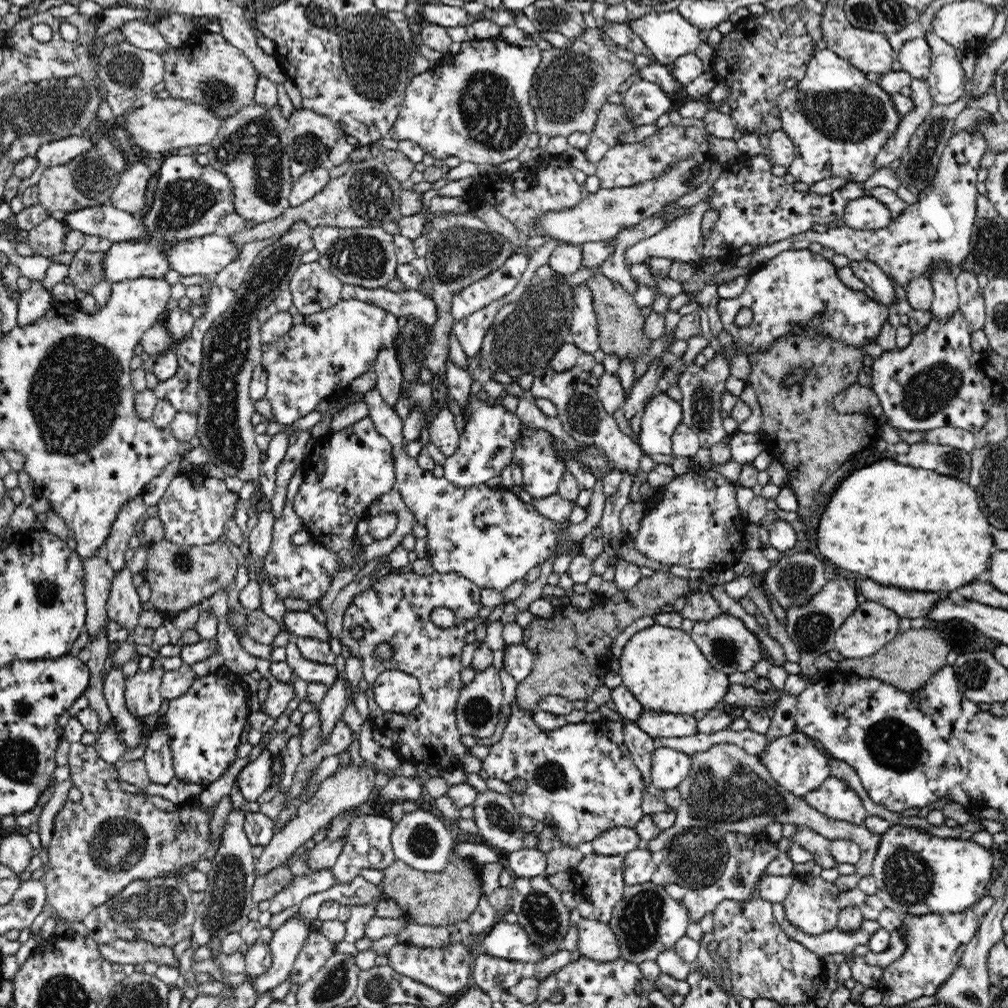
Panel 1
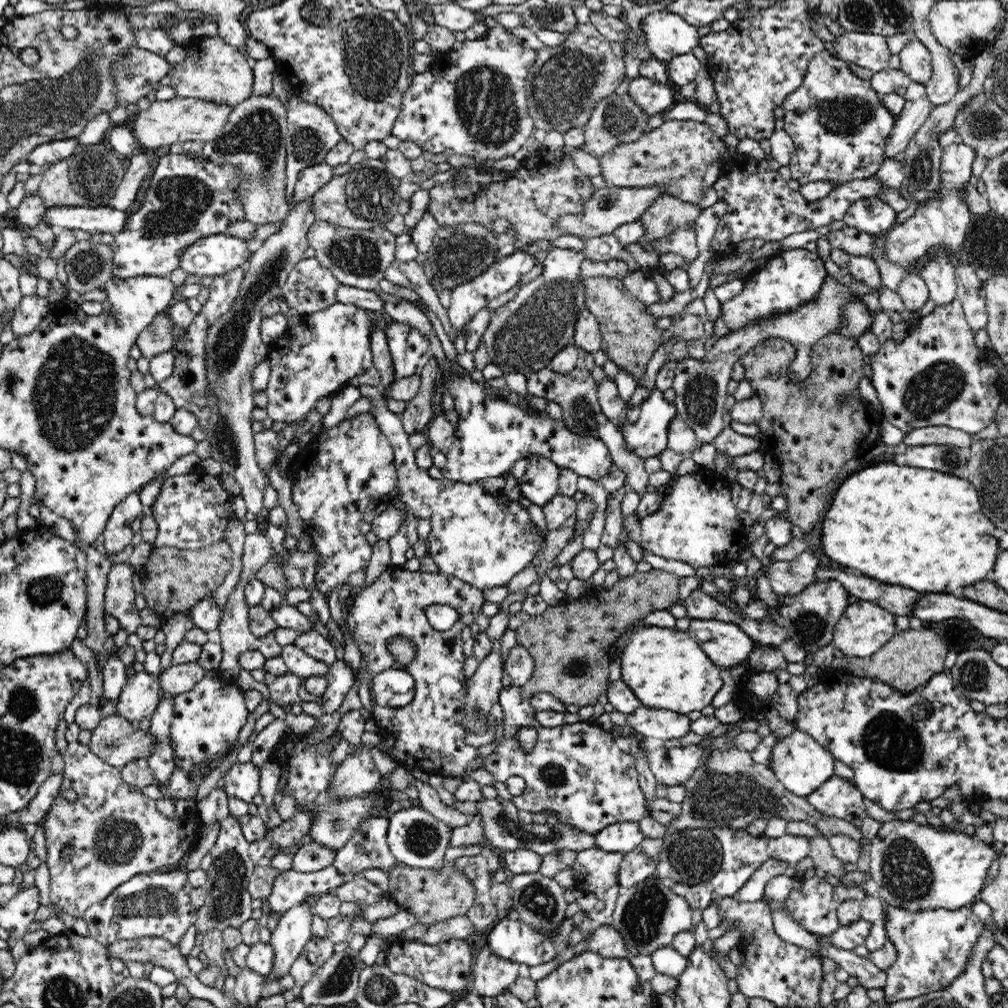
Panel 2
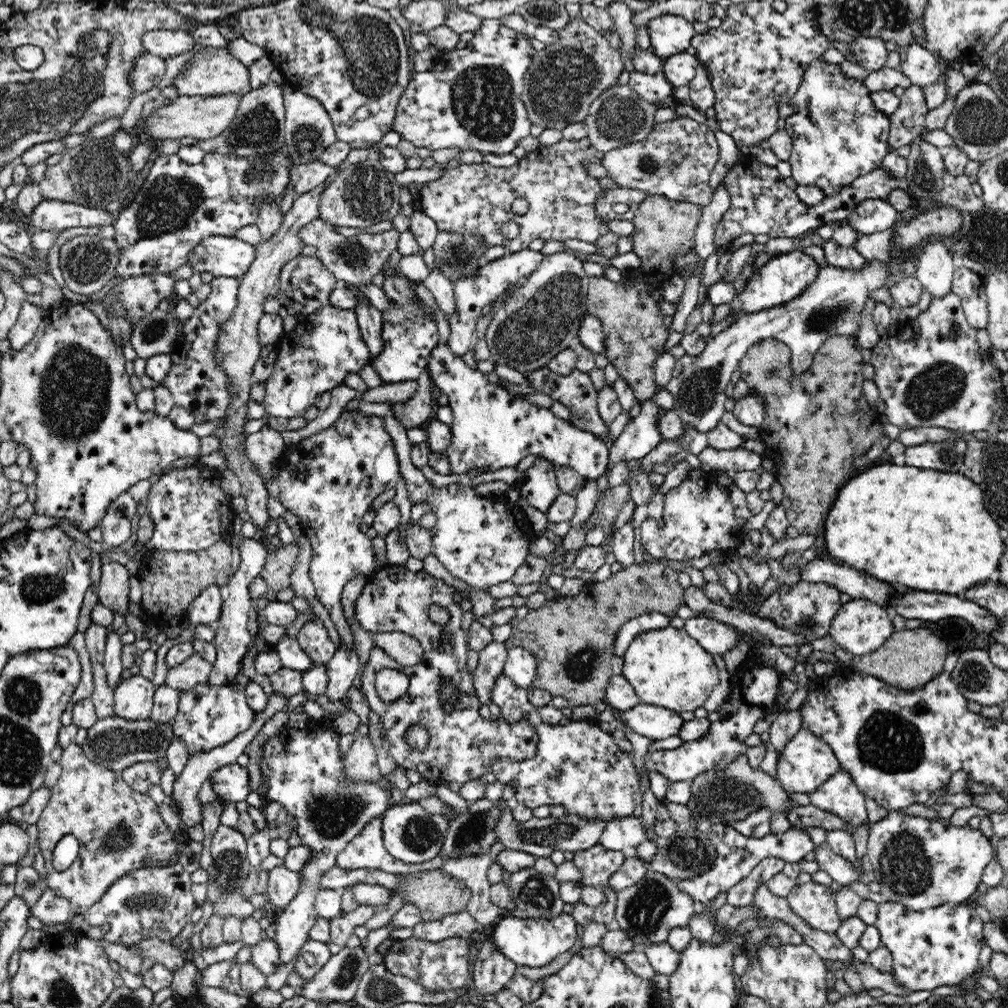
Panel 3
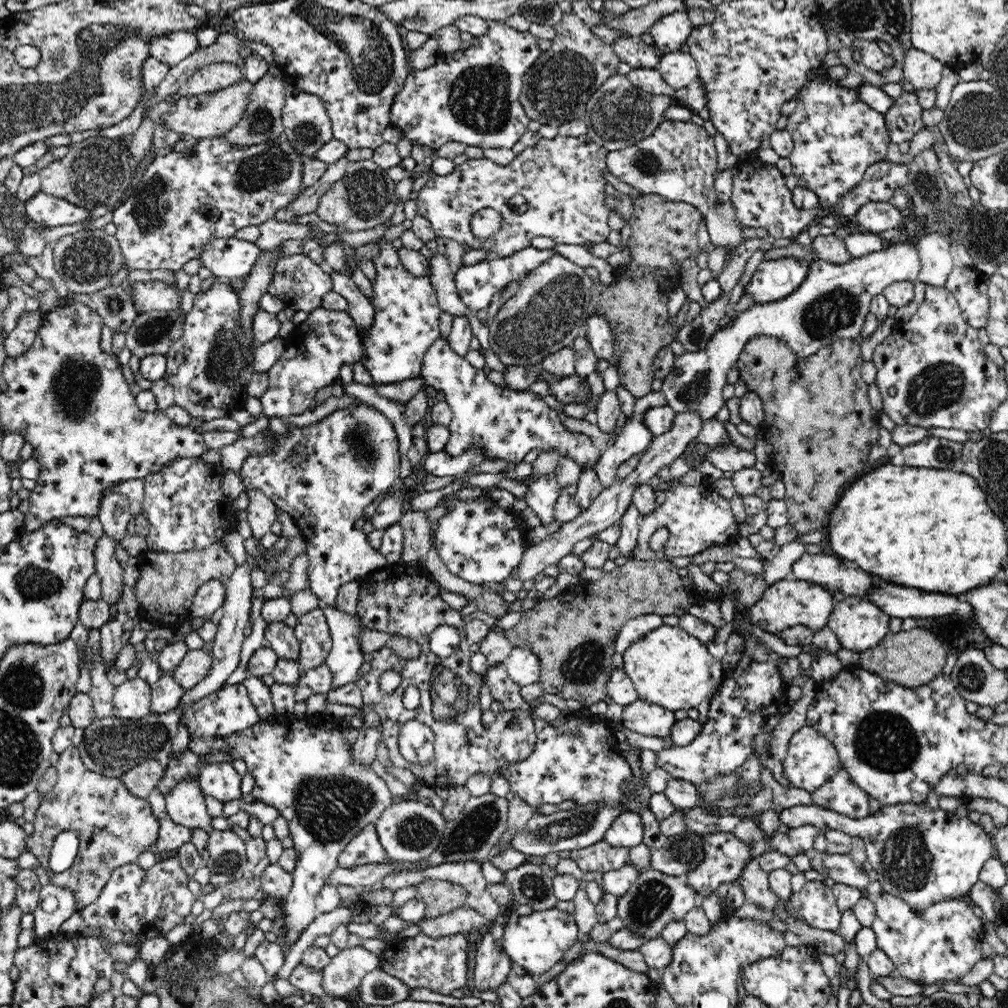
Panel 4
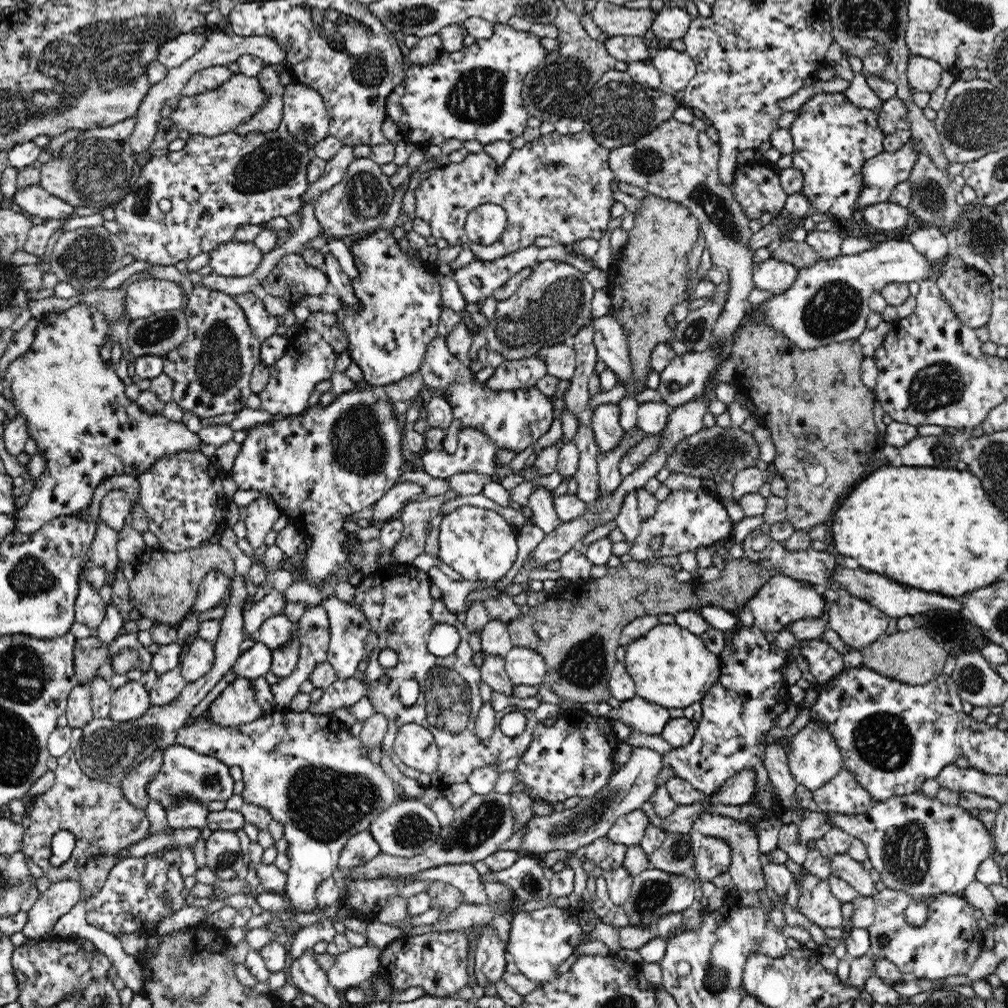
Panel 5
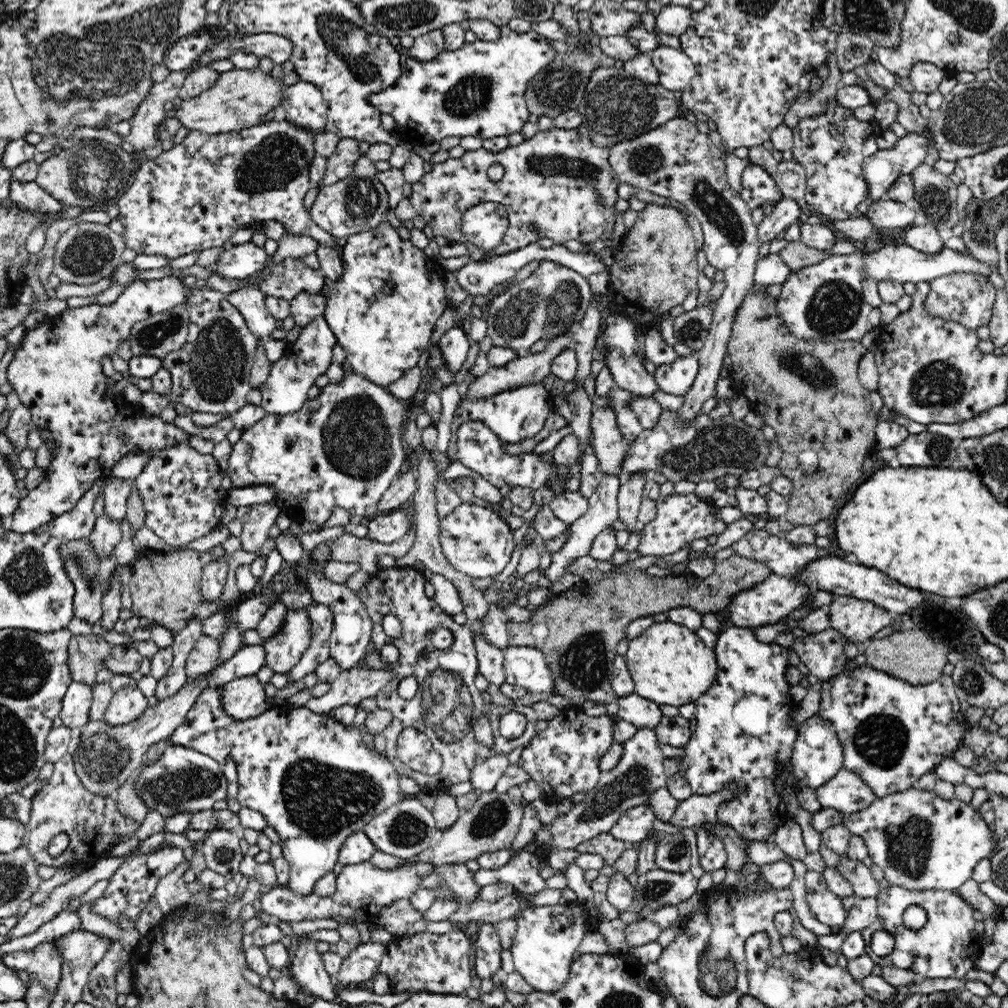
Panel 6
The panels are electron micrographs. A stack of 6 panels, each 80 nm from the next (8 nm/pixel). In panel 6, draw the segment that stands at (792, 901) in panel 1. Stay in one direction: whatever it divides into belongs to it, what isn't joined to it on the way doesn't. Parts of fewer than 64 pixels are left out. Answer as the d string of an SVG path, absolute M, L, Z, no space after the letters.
M807 870L805 874L806 900L816 920L833 929L842 928L848 911L840 896L826 884L821 872Z

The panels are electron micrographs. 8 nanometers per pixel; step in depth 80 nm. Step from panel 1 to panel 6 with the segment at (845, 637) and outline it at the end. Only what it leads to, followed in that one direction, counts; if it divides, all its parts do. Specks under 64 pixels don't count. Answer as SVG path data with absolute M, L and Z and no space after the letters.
M851 596L834 597L829 605L831 628L841 632L850 643L863 646L876 632L893 626L895 616L868 600Z

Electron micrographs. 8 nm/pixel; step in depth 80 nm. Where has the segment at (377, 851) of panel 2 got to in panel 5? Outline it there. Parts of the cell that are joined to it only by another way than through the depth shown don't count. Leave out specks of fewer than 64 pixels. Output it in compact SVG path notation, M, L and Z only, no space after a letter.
M368 829L363 830L352 835L352 838L344 844L339 857L339 866L344 870L363 866L380 854L380 851L379 844L370 835L370 831Z

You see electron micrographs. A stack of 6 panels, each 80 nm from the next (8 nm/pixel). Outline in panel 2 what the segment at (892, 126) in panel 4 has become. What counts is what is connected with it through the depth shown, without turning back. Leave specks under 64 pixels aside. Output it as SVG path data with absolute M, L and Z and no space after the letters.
M914 81L908 85L904 101L904 109L896 116L892 133L886 140L886 159L894 159L899 152L906 149L910 140L929 118L933 108L924 85Z

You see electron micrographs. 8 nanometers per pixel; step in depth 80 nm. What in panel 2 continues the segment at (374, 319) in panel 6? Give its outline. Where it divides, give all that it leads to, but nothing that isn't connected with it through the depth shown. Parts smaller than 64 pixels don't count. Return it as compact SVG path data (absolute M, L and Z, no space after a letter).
M393 319L389 320L384 331L388 341L388 349L390 349L390 355L392 355L392 371L395 375L395 381L413 375L420 376L428 360L433 357L429 338L417 328L412 328Z

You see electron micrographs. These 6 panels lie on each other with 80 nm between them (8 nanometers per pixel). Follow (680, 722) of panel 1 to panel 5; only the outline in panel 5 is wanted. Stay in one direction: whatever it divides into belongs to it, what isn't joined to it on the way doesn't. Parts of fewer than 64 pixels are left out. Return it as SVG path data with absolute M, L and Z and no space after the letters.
M638 695L624 700L619 706L619 720L635 732L646 735L660 735L670 719L665 707L648 702Z

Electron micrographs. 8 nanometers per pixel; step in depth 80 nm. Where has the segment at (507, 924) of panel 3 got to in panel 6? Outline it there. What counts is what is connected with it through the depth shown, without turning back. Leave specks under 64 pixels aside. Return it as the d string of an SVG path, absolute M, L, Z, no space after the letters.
M580 903L567 905L528 906L517 917L518 929L511 946L511 954L518 971L532 990L554 994L565 987L574 952L584 935L593 929L593 919Z

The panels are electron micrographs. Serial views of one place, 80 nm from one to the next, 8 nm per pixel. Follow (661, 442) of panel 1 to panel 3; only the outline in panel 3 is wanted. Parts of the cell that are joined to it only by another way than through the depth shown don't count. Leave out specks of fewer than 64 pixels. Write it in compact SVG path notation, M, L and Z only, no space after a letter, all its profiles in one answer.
M645 401L638 415L632 417L621 434L609 445L608 464L602 476L611 474L614 465L641 459L662 440L658 431L658 416L662 412L655 403Z

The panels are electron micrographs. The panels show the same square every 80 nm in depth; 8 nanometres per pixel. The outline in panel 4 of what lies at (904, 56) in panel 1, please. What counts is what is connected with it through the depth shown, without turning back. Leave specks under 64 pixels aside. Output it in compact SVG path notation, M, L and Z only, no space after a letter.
M912 47L905 52L903 73L917 91L934 89L942 78L944 63L932 55Z

